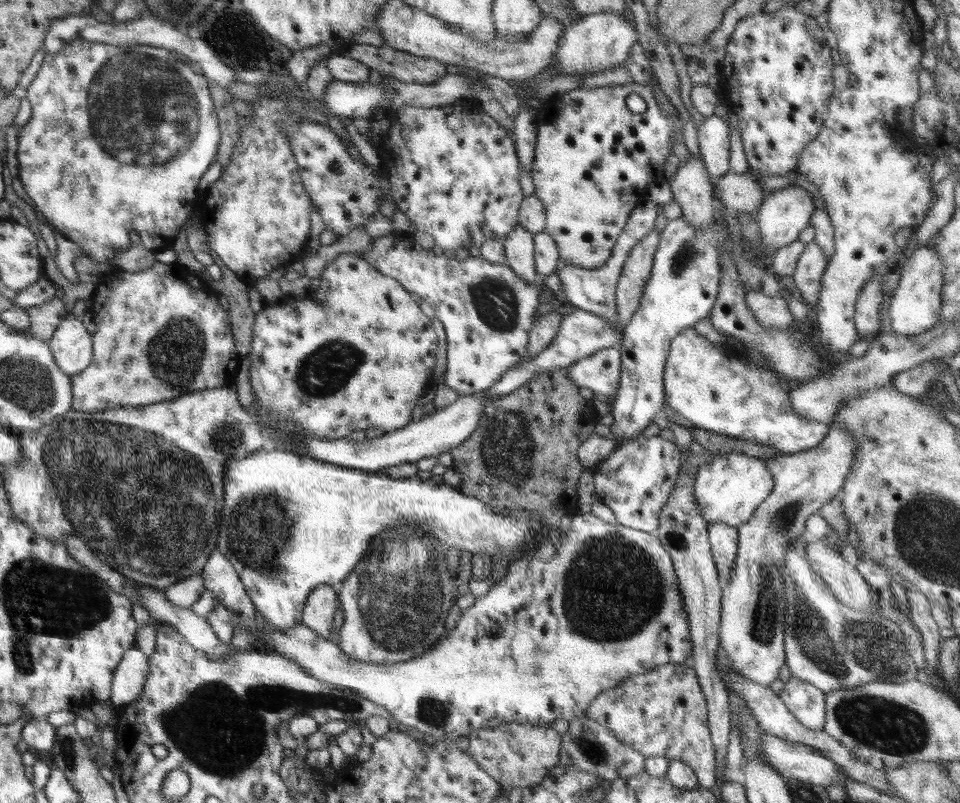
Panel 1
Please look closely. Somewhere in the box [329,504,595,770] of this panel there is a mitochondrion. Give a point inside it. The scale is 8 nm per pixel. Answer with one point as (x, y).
(401, 586)

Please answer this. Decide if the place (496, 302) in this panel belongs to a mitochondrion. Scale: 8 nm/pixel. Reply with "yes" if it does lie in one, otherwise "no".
yes

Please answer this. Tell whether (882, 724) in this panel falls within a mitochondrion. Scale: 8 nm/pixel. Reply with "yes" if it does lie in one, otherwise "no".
yes

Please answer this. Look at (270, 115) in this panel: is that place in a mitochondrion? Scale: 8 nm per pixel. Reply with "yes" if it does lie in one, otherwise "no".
yes

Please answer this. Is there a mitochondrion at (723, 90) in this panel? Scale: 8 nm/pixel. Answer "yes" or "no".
no

